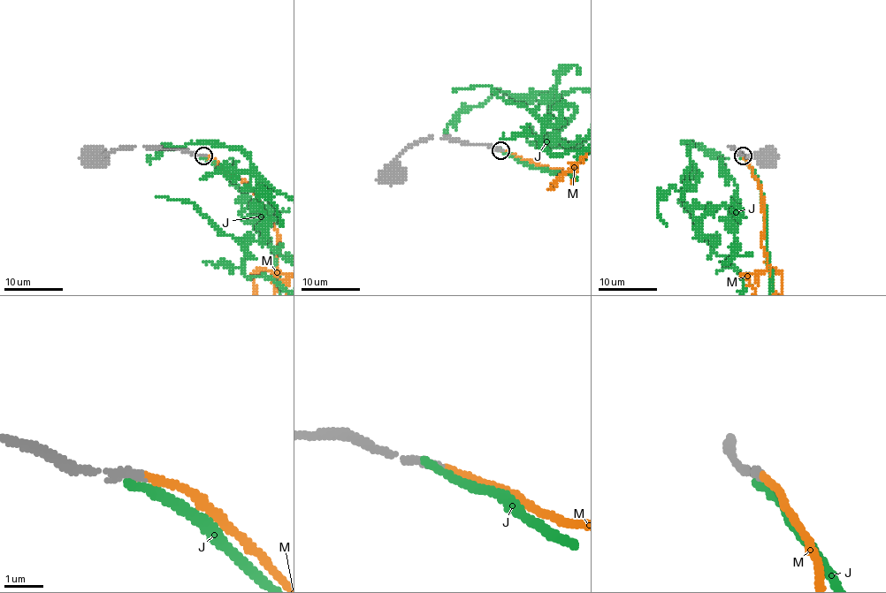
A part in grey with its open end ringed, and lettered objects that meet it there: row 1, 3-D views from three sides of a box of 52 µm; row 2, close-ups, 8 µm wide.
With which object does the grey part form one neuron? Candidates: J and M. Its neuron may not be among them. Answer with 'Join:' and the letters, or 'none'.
Join: M

